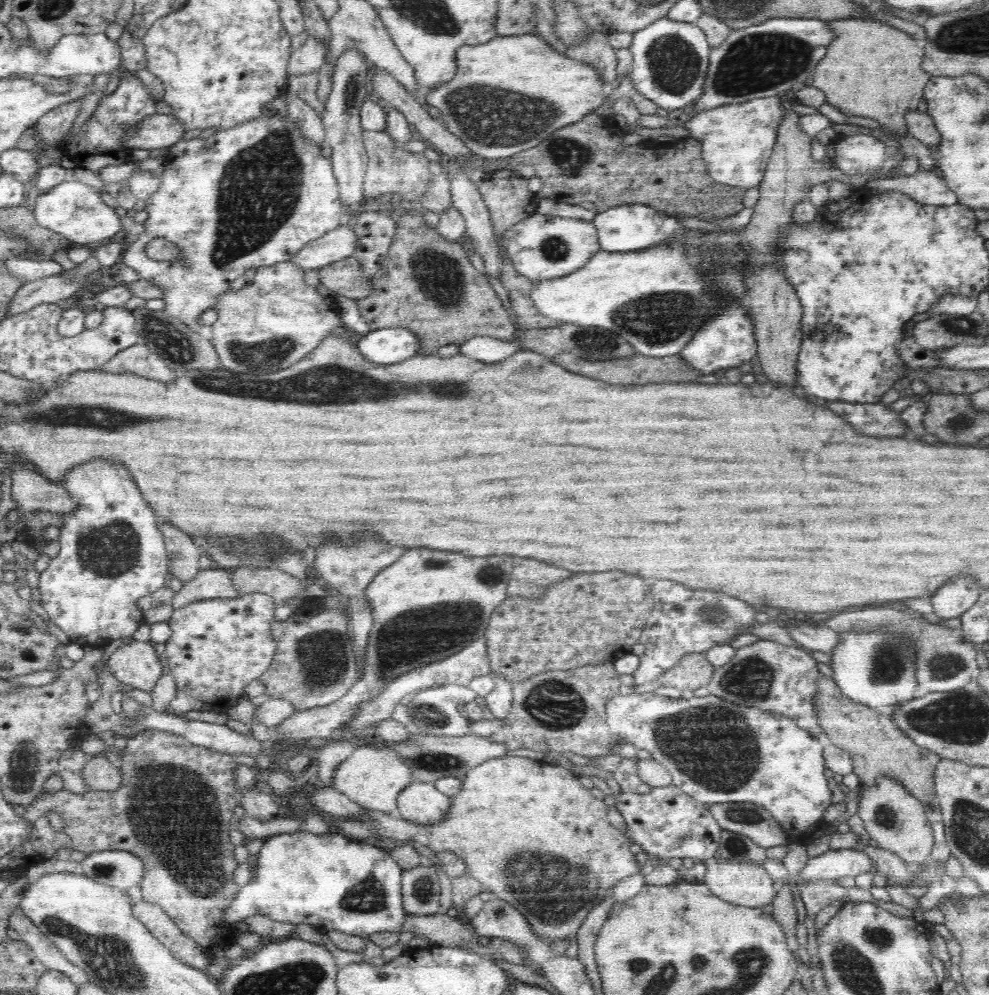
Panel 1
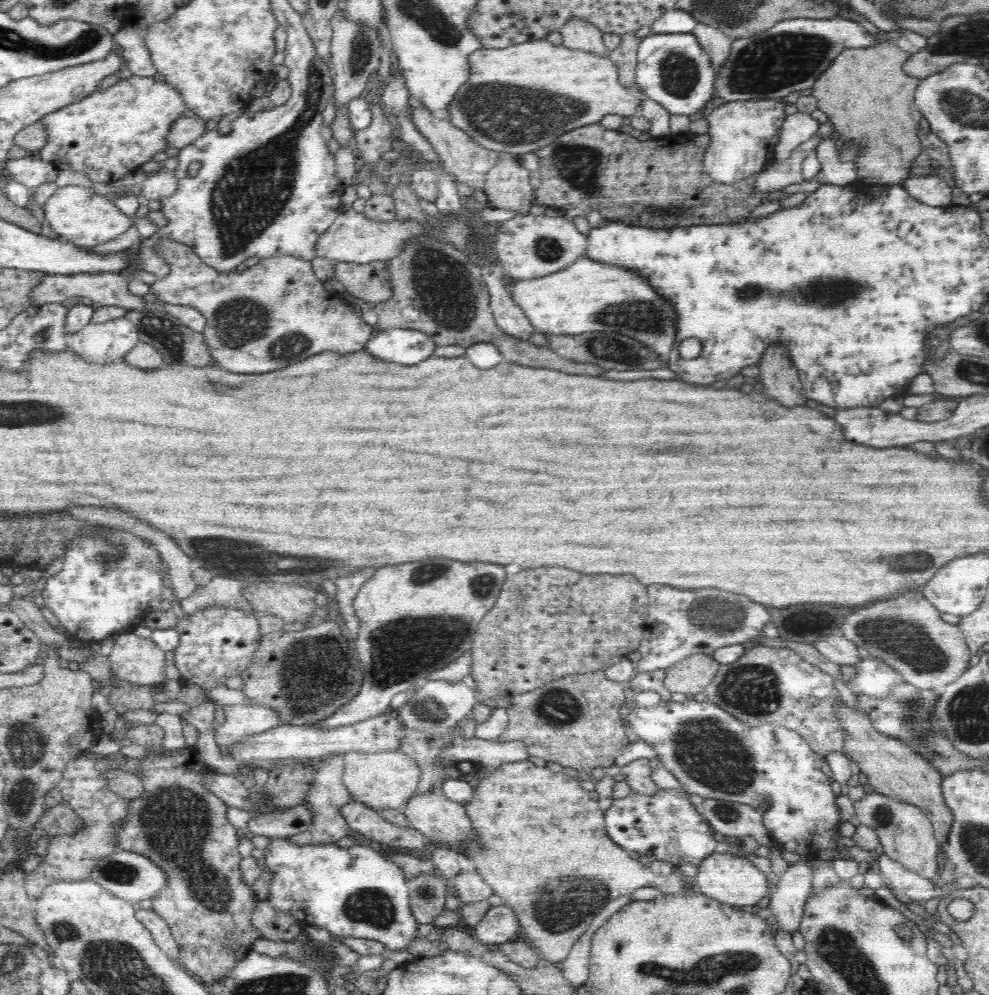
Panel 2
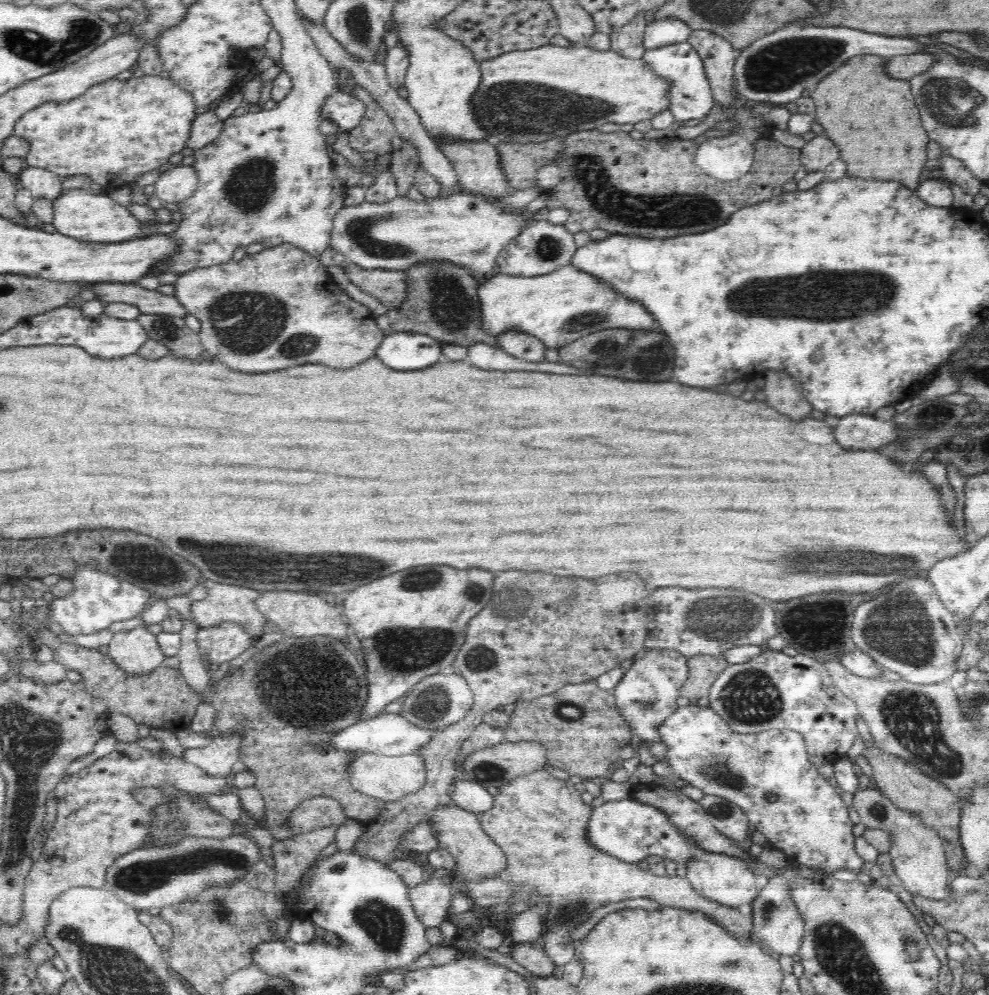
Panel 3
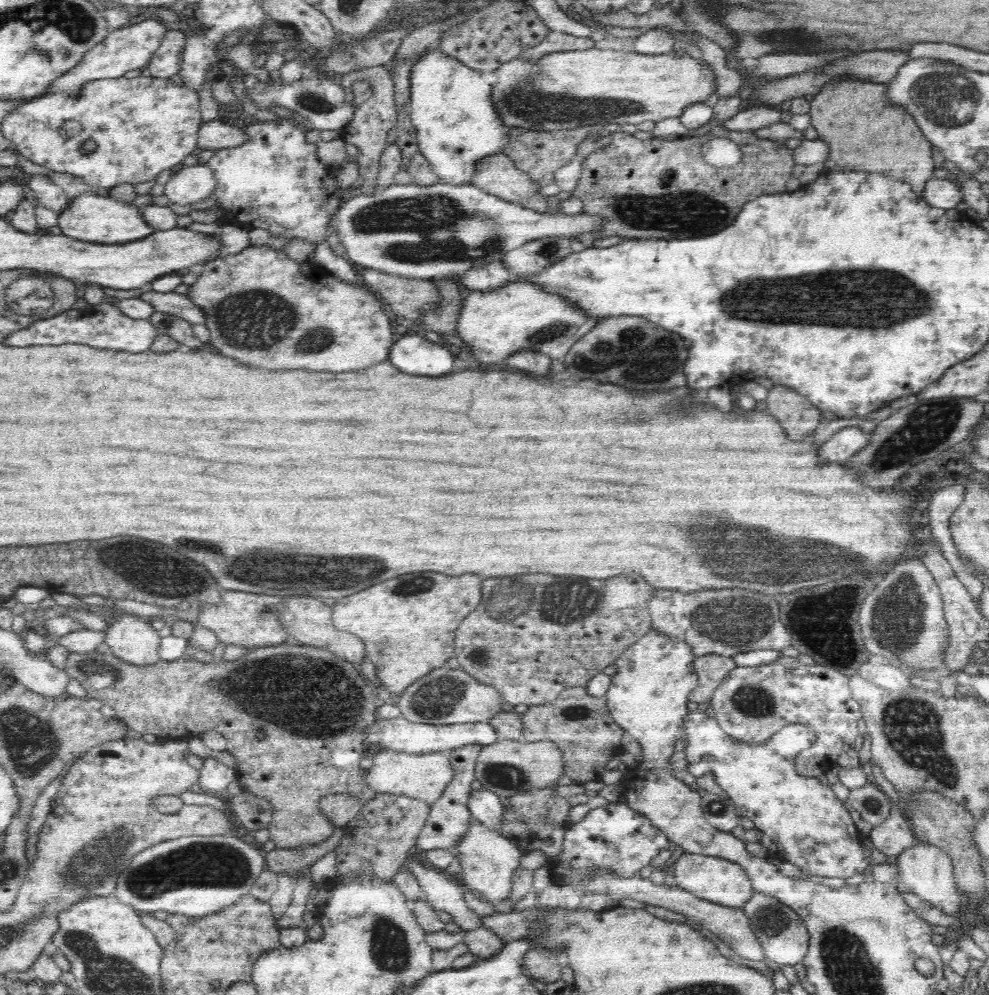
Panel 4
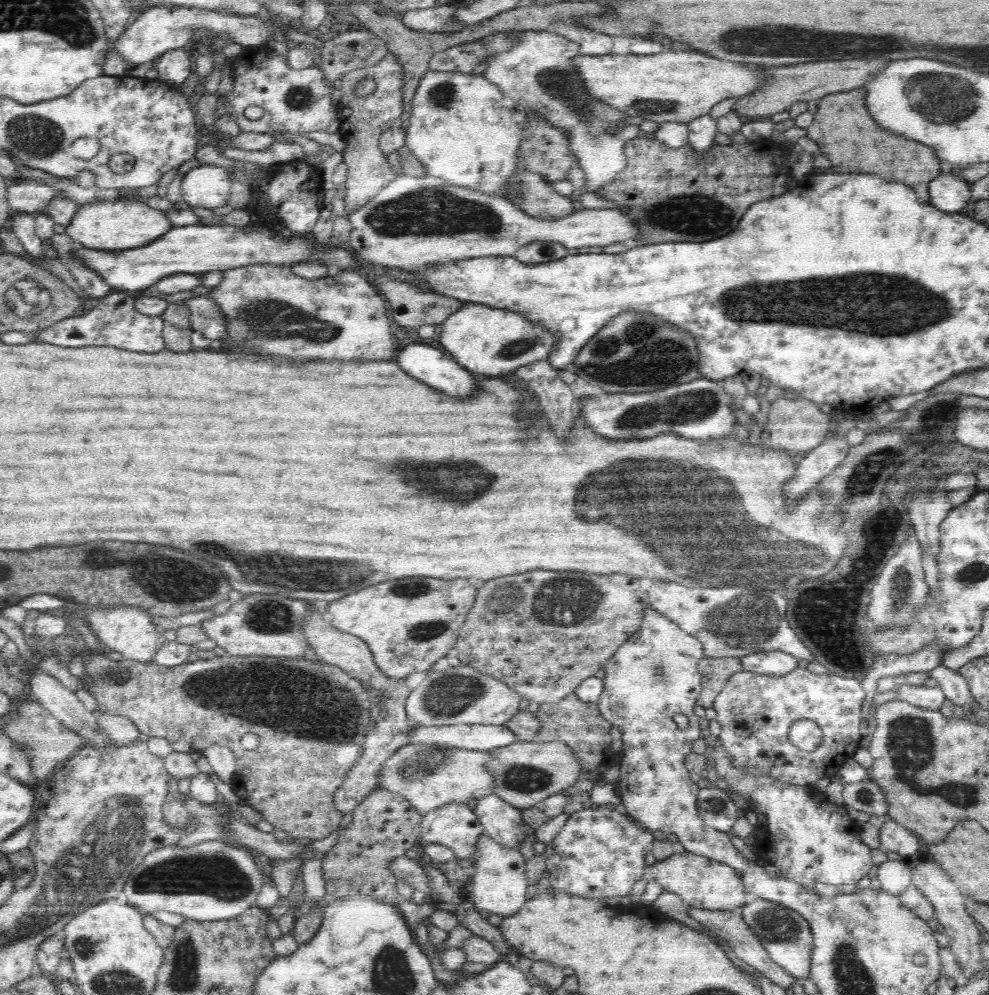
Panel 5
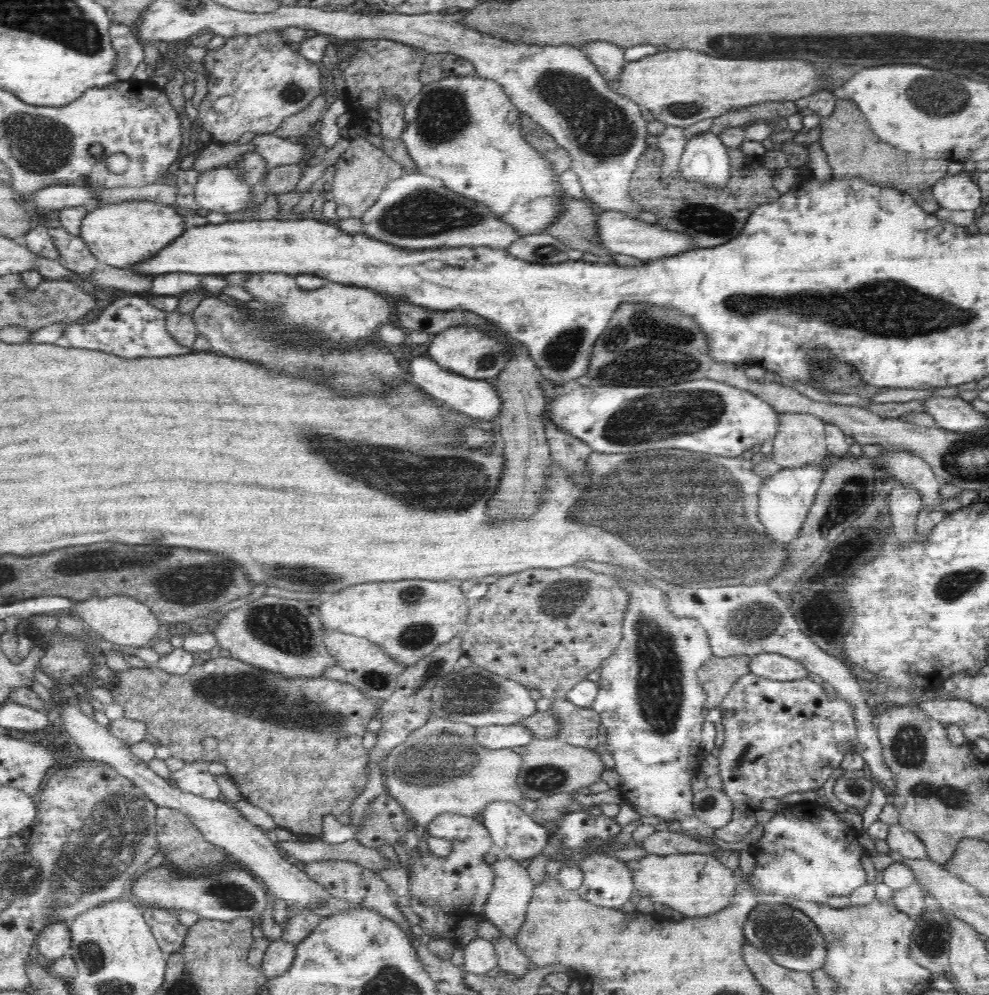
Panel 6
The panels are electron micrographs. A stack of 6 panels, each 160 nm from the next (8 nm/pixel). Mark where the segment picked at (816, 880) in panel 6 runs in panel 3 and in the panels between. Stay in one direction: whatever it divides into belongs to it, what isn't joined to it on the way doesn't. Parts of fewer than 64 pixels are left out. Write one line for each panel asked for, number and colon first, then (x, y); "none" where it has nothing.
3: (809, 820)
4: (801, 819)
5: (810, 840)

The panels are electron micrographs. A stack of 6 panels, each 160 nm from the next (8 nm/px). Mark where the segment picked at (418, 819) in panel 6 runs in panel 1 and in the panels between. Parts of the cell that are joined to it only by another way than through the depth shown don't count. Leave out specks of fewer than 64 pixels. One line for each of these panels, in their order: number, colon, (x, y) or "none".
1: (373, 776)
2: (387, 779)
3: (389, 778)
4: (424, 776)
5: (428, 776)

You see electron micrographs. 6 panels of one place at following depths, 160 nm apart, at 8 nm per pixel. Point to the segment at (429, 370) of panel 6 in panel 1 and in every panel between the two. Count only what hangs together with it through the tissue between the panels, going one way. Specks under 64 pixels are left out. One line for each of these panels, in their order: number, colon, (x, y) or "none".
1: (390, 345)
2: (407, 346)
3: (402, 351)
4: (414, 354)
5: (431, 364)

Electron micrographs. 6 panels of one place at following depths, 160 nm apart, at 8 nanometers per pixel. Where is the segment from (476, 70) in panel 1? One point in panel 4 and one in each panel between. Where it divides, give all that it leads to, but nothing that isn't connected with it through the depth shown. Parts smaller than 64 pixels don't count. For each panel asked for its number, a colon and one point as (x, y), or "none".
2: (531, 93)
3: (525, 97)
4: (561, 91)

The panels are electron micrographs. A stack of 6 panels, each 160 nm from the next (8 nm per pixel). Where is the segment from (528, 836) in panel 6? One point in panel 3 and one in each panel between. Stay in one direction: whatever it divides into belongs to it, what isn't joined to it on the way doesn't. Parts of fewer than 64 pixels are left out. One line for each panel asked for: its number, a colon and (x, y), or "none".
3: (471, 796)
4: (485, 806)
5: (503, 822)

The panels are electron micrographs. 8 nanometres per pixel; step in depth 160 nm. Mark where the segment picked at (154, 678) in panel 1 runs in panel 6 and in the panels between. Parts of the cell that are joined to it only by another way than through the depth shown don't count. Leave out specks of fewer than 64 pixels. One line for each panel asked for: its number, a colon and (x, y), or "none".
2: (136, 660)
3: (136, 652)
4: (132, 639)
5: (130, 631)
6: (122, 620)

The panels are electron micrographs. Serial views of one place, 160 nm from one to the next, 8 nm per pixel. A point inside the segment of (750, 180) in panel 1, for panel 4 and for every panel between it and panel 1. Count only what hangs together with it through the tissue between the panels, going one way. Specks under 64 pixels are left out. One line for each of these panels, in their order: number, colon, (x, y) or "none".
2: (743, 135)
3: (729, 157)
4: (720, 153)

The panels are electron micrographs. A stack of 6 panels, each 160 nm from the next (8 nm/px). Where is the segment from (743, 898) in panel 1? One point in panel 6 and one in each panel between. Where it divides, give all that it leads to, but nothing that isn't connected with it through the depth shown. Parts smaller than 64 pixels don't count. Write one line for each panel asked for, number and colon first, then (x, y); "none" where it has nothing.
2: (732, 880)
3: (728, 880)
4: (711, 878)
5: (701, 882)
6: (697, 885)

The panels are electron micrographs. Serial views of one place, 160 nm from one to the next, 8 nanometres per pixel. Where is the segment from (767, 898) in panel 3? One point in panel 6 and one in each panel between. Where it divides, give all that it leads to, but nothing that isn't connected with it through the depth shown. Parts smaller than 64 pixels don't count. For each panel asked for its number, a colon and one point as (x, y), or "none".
4: (784, 936)
5: (786, 935)
6: (792, 939)

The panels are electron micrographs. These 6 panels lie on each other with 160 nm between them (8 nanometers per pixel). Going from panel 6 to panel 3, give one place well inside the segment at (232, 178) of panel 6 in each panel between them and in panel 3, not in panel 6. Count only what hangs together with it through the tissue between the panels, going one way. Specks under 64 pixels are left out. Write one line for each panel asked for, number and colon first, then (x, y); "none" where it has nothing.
3: (173, 185)
4: (190, 184)
5: (206, 186)

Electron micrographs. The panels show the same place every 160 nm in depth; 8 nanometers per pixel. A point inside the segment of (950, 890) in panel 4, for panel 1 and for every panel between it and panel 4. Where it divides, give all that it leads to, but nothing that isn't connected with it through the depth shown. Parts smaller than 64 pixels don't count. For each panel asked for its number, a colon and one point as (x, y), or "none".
1: (893, 817)
2: (906, 834)
3: (917, 853)

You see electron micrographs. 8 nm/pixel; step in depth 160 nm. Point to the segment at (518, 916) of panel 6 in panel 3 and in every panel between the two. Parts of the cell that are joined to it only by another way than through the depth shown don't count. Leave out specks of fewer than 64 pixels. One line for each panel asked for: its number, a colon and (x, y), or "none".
3: (457, 830)
4: (488, 860)
5: (499, 883)

